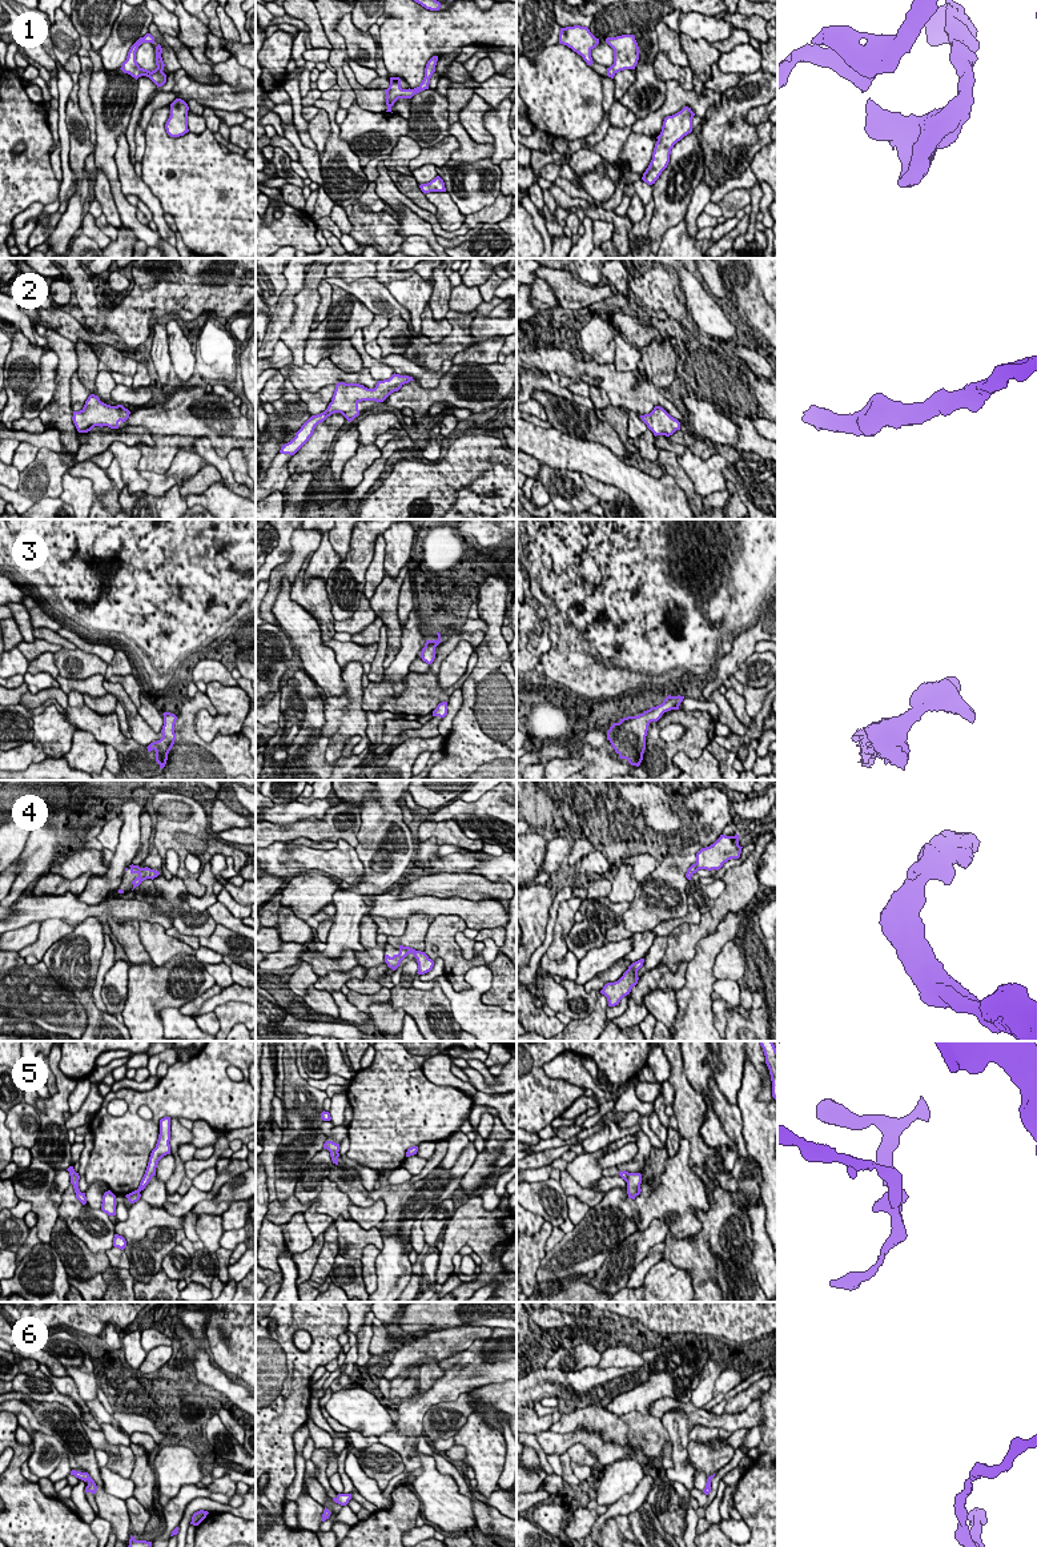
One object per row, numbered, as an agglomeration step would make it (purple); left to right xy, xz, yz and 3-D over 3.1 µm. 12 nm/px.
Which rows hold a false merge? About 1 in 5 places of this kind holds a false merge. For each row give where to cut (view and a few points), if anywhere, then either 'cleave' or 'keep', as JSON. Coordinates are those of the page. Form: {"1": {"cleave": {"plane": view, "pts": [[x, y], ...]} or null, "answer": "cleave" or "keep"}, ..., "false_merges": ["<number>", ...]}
{"1": {"cleave": null, "answer": "keep"}, "2": {"cleave": null, "answer": "keep"}, "3": {"cleave": null, "answer": "keep"}, "4": {"cleave": null, "answer": "keep"}, "5": {"cleave": null, "answer": "keep"}, "6": {"cleave": null, "answer": "keep"}, "false_merges": []}

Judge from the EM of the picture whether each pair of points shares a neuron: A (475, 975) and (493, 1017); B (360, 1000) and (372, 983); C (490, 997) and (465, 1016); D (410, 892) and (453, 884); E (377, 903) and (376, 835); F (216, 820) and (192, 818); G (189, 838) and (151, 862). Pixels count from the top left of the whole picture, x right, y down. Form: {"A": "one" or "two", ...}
{"A": "one", "B": "two", "C": "two", "D": "one", "E": "two", "F": "two", "G": "two"}

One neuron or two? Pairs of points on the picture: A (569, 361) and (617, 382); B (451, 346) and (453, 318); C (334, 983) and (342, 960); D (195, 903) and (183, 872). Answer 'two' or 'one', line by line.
A: one
B: one
C: two
D: two

